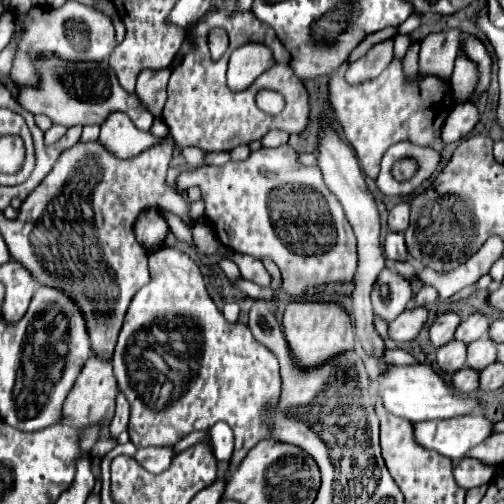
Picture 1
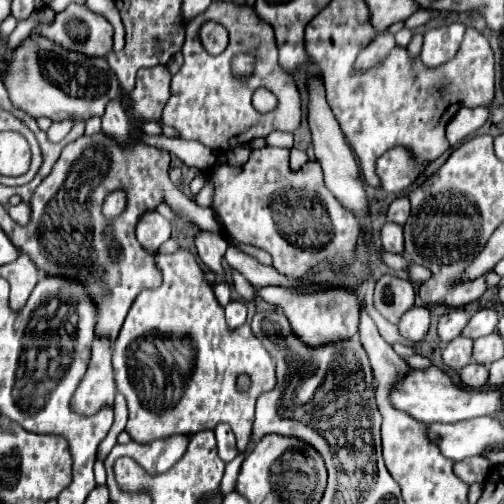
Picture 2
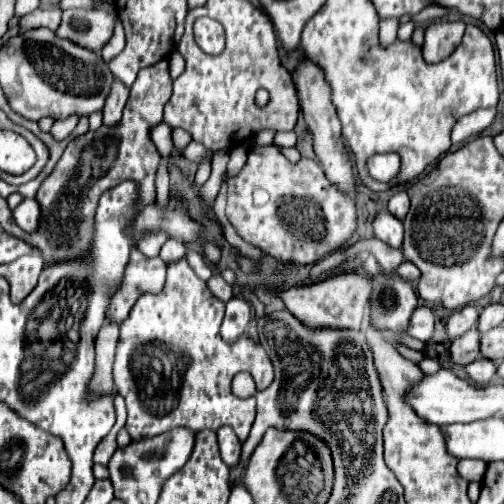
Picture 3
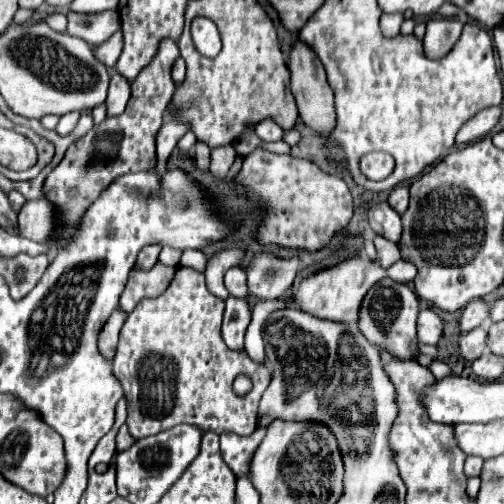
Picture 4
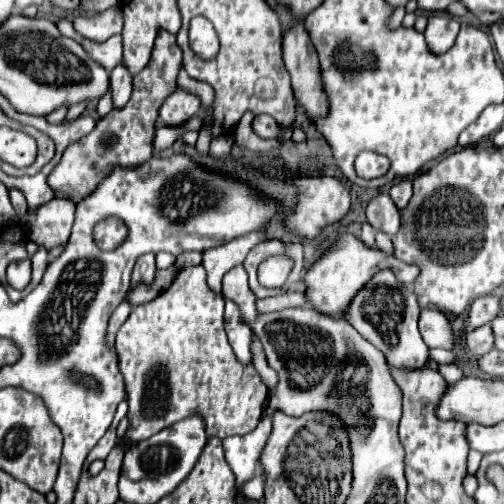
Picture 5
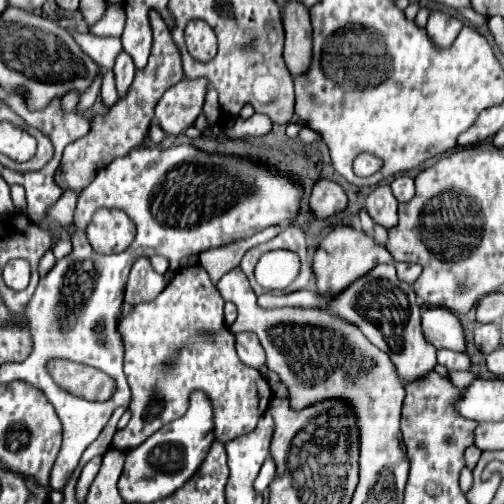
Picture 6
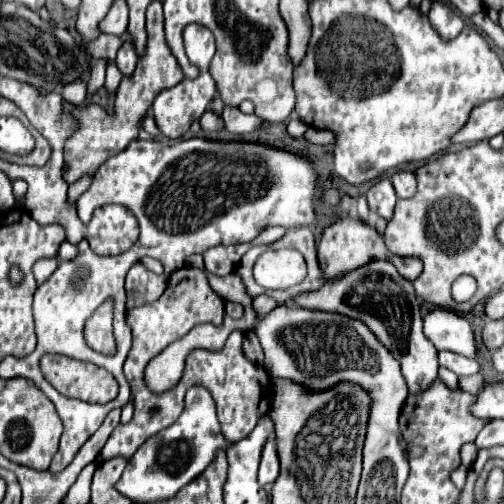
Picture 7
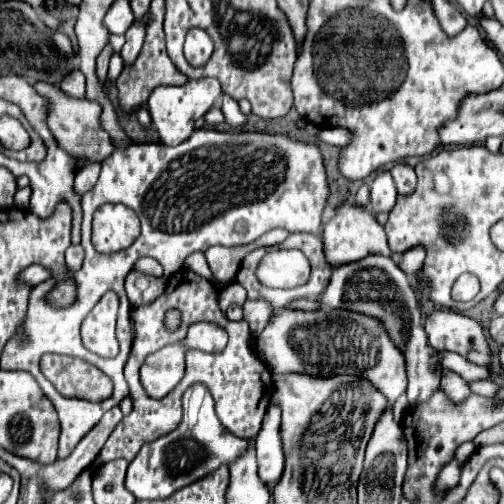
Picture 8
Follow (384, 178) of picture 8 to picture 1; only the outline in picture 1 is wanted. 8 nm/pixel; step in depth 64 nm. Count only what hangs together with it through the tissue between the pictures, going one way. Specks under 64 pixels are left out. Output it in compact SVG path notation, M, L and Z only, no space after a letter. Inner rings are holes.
M390 232L386 236L386 242L384 242L384 252L386 252L386 258L388 260L406 260L408 258L408 250L406 250L406 244L404 244L404 236L402 234L396 234L396 232Z

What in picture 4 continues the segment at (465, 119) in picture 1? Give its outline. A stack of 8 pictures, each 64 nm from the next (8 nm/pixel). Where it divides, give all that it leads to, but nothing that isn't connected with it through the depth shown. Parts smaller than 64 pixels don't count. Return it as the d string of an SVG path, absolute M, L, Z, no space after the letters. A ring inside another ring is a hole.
M486 108L484 112L478 112L476 116L472 116L472 120L468 120L468 124L464 124L464 128L460 128L460 132L456 134L456 144L462 142L474 142L478 138L484 138L500 120L500 108Z

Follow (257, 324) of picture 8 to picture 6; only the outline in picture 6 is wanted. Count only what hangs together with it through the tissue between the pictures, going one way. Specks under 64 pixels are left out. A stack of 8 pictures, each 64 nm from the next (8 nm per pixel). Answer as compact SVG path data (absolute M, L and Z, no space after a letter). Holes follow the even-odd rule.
M378 264L372 272L368 272L360 280L356 280L346 292L336 296L332 302L326 302L326 304L324 302L326 300L312 290L298 290L298 292L290 292L284 296L264 294L258 298L260 308L284 308L284 306L326 308L326 310L338 314L340 318L348 320L350 324L356 324L356 328L360 328L360 332L364 332L364 336L374 346L378 346L380 350L384 350L390 356L392 364L396 366L398 376L404 382L414 382L414 380L426 376L430 370L434 370L436 348L432 344L428 344L422 336L420 306L416 304L416 294L410 284L404 284L398 280L394 266Z

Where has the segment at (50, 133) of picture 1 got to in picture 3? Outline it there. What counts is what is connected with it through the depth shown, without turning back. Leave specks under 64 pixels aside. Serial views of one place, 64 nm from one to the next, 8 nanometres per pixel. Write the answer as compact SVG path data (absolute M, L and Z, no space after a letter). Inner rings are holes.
M68 116L64 120L56 120L50 134L56 138L56 140L64 140L70 136L70 132L74 130L74 126L78 124L78 118L76 116Z

